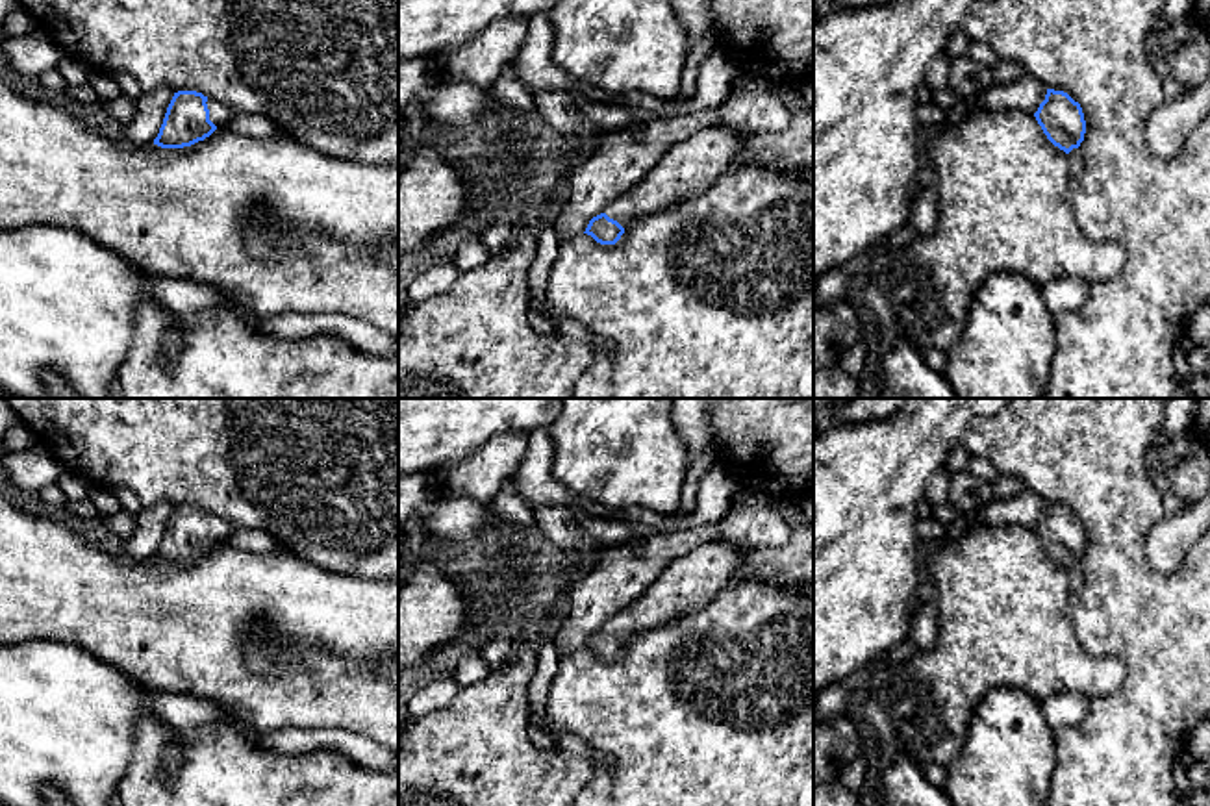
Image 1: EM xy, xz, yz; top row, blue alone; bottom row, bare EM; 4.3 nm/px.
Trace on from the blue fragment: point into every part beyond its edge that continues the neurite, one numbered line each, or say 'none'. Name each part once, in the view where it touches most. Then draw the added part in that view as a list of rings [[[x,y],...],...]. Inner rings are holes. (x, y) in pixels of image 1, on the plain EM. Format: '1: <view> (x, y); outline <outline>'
1: xy (219, 528); outline [[[208,513],[206,519],[208,519],[208,524],[209,524],[209,535],[217,543],[224,543],[235,532],[235,526],[232,523],[224,521],[222,517]]]

